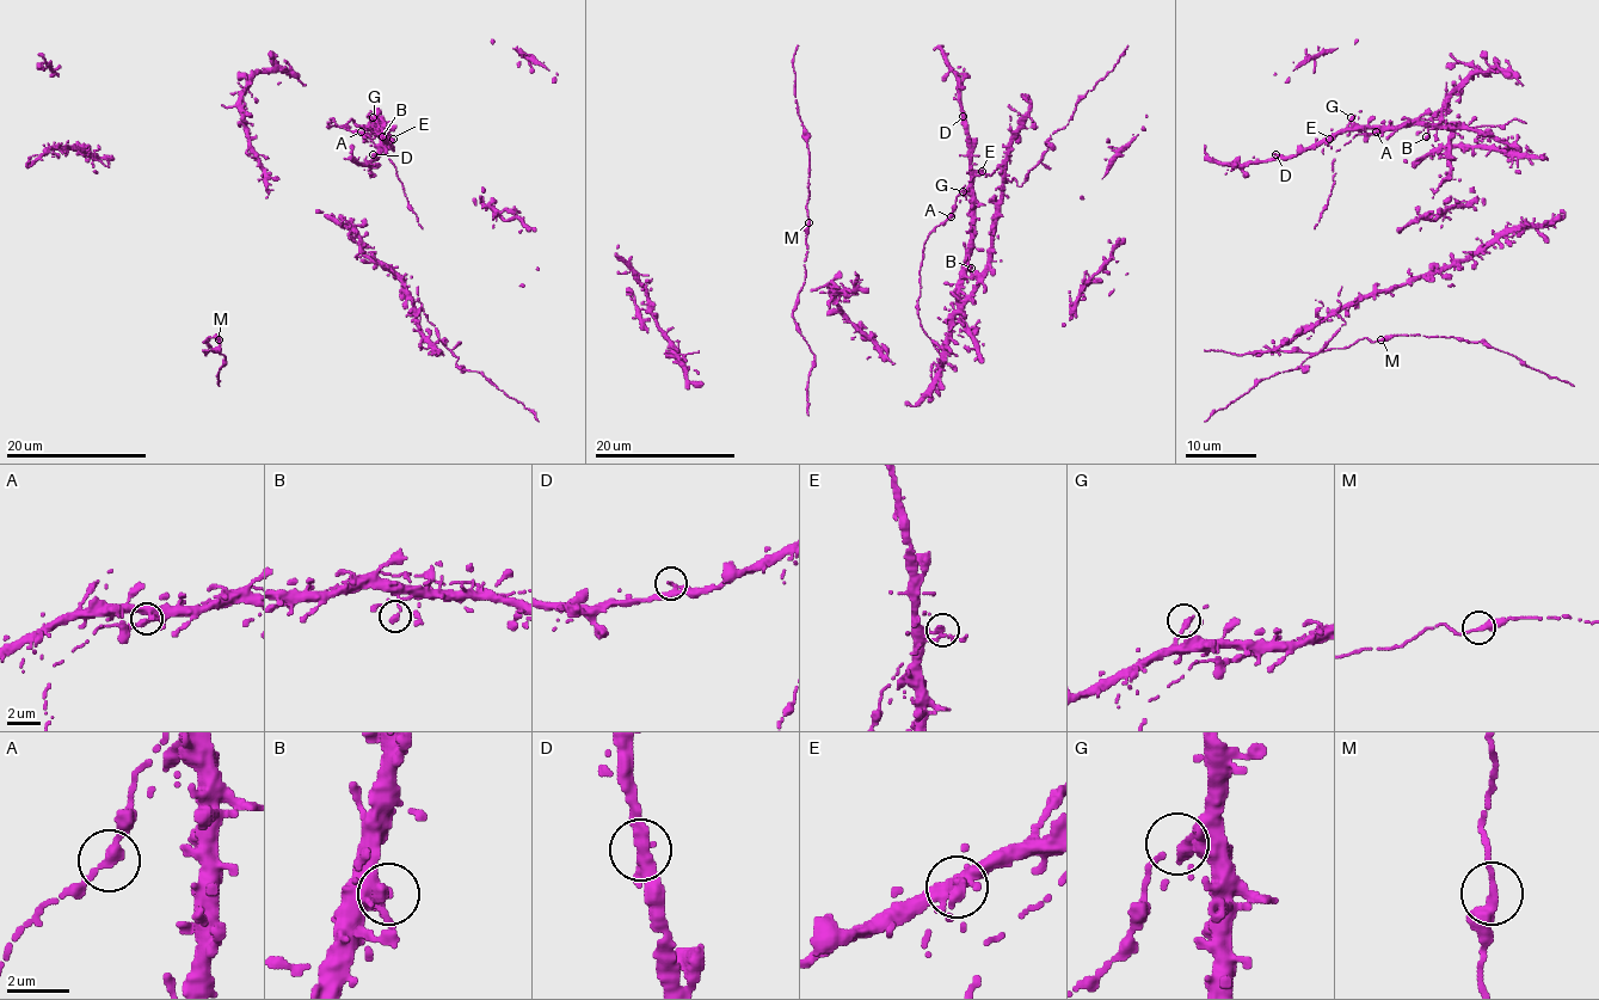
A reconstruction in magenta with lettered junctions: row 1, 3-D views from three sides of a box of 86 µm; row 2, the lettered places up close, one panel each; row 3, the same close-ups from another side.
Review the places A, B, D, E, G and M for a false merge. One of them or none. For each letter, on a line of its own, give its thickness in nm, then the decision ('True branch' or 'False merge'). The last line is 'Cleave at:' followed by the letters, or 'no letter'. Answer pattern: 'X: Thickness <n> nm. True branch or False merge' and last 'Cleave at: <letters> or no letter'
A: Thickness 280 nm. True branch
B: Thickness 320 nm. True branch
D: Thickness 340 nm. True branch
E: Thickness 360 nm. True branch
G: Thickness 280 nm. True branch
M: Thickness 300 nm. True branch
Cleave at: no letter

